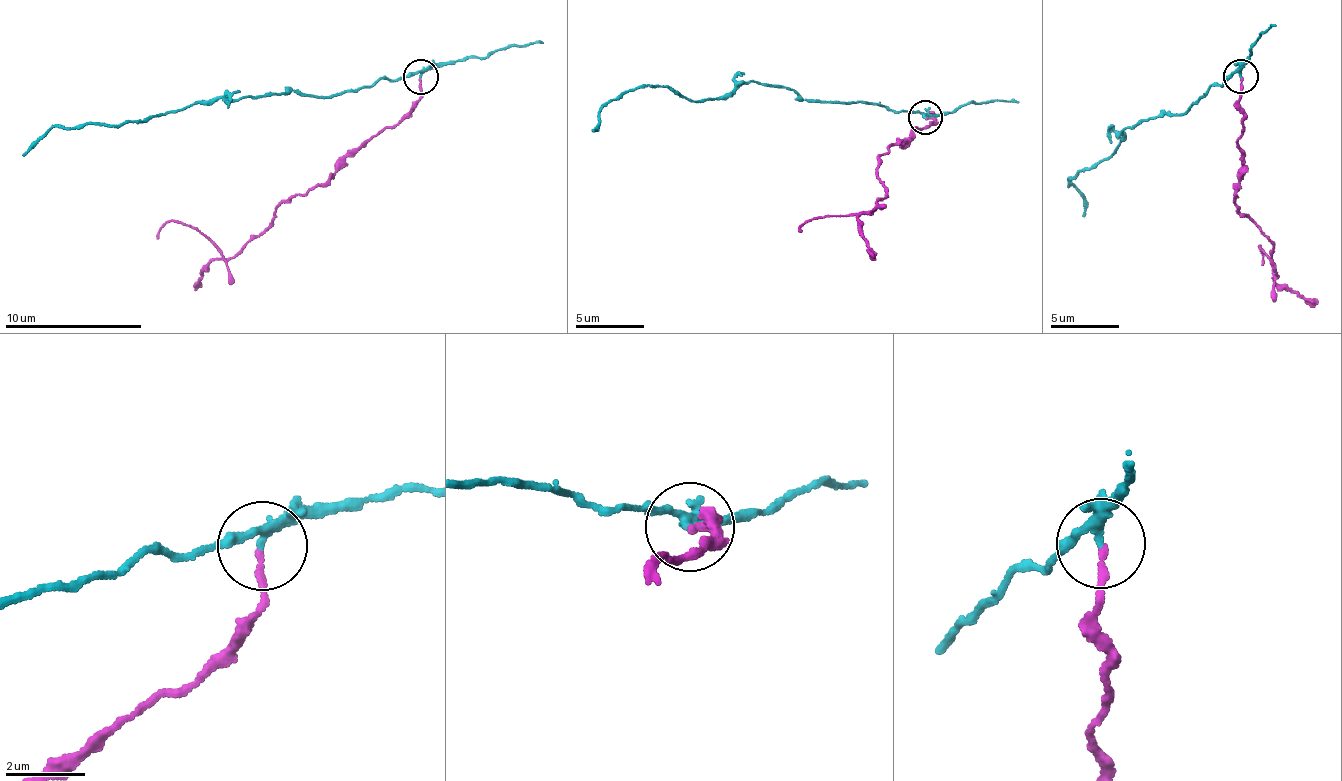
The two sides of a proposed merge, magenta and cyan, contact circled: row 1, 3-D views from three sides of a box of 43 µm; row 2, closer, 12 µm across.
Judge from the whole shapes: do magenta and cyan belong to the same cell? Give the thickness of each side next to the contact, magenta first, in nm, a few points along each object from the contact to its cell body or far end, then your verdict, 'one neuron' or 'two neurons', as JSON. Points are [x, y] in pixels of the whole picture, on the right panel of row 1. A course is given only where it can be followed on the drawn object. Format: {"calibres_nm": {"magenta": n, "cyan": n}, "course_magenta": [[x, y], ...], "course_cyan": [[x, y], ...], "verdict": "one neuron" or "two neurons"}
{"calibres_nm": {"magenta": 170, "cyan": 200}, "course_magenta": [[1241, 77], [1244, 128], [1236, 144], [1244, 167], [1235, 198], [1272, 241], [1278, 275], [1258, 247], [1263, 266]], "course_cyan": [[1241, 77], [1233, 74], [1208, 85], [1187, 111], [1120, 131], [1116, 152], [1066, 178], [1074, 185], [1084, 216]], "verdict": "two neurons"}

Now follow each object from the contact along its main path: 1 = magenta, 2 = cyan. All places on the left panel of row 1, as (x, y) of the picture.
1: (419, 77), (416, 108), (326, 179), (280, 204), (230, 258), (179, 222), (165, 226), (157, 240)
2: (419, 77), (420, 73), (379, 77), (369, 87), (331, 95), (274, 94), (114, 123), (54, 127), (22, 155)

